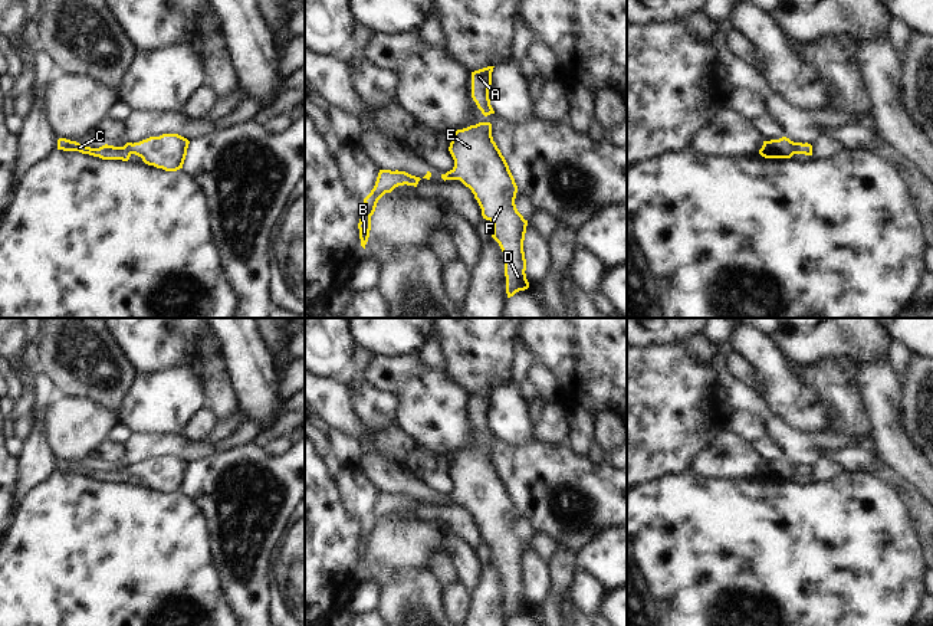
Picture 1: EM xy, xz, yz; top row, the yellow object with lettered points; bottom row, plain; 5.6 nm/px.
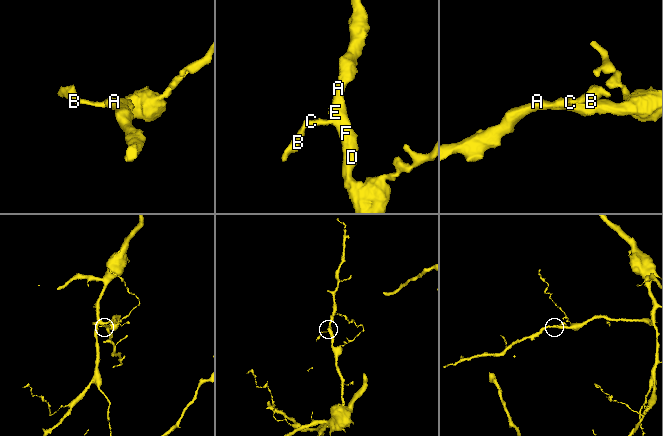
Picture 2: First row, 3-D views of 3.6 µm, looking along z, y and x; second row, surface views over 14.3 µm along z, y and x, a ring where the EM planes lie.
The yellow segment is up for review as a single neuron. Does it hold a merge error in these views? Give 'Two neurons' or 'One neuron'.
One neuron

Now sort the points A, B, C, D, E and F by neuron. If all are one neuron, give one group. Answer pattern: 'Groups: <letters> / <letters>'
Groups: A B C D E F

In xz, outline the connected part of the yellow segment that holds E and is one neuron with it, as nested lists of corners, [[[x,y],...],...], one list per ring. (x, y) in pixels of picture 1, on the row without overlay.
[[[479,445],[450,458],[449,473],[454,489],[441,496],[460,502],[472,512],[483,541],[493,547],[492,560],[503,574],[507,620],[529,610],[523,563],[528,543],[518,534],[518,508],[492,459],[492,446]]]

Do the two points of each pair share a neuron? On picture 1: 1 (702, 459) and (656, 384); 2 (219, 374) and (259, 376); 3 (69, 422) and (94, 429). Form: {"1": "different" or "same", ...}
{"1": "different", "2": "different", "3": "same"}

